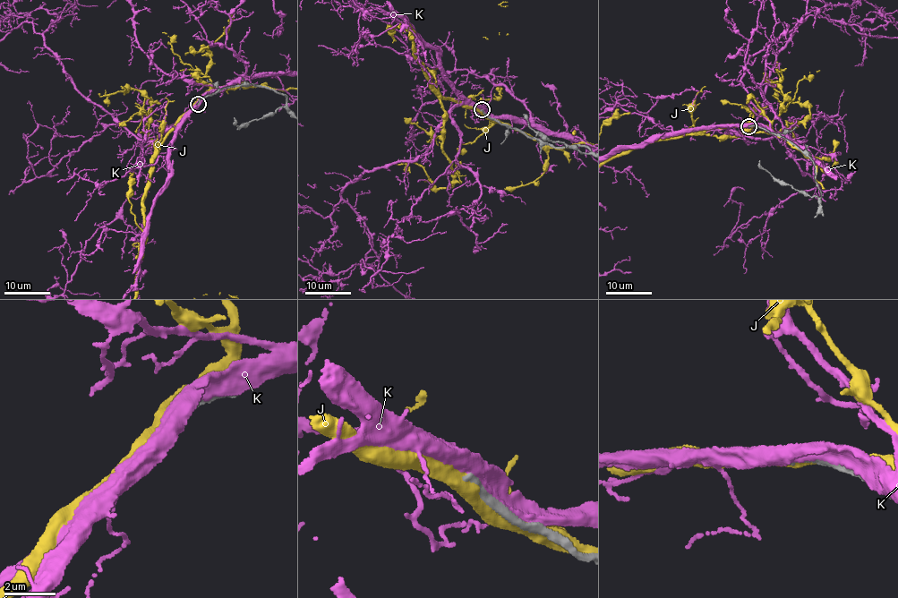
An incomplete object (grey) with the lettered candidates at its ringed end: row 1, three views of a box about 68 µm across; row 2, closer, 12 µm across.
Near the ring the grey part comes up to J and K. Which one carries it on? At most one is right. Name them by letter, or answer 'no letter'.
no letter

